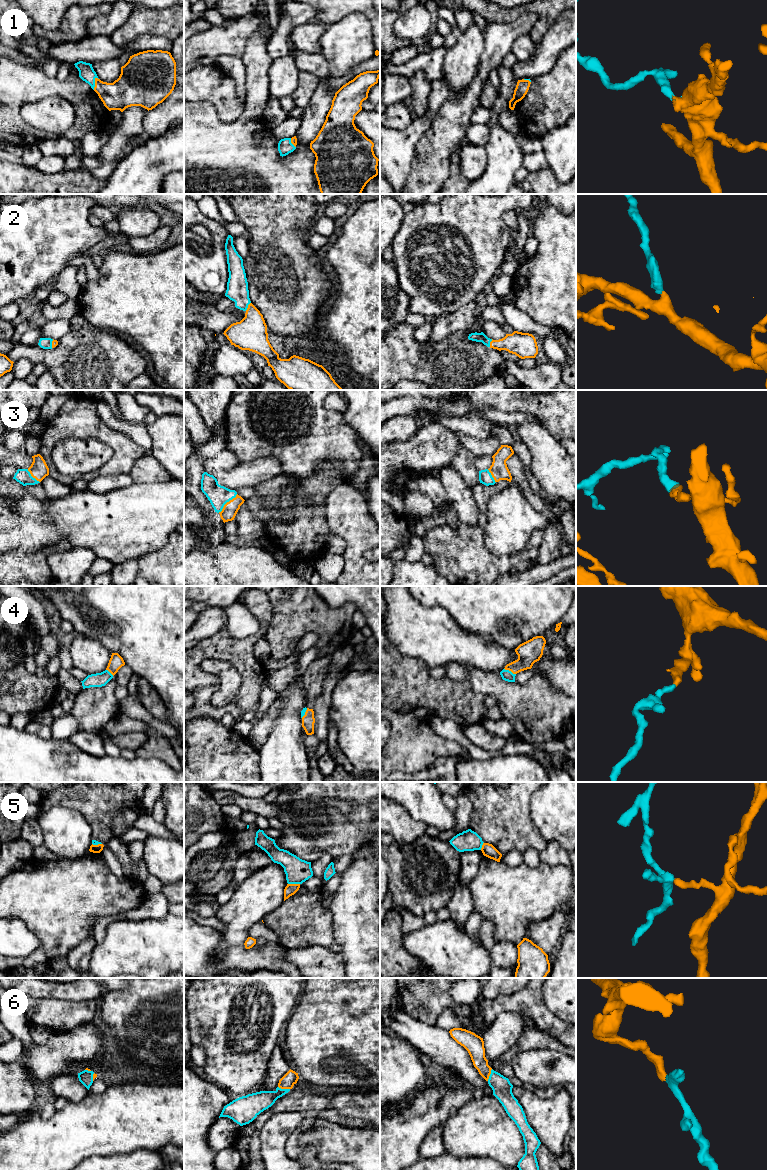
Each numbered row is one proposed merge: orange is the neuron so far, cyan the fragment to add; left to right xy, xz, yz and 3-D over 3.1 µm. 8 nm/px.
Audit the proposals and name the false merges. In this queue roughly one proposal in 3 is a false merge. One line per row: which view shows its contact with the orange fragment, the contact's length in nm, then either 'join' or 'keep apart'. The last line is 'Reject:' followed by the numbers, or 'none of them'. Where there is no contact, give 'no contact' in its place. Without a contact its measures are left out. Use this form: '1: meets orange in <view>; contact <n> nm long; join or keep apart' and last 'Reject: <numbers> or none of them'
1: meets orange in xy; contact 110 nm long; join
2: meets orange in xz; contact 80 nm long; join
3: meets orange in xz; contact 220 nm long; join
4: meets orange in yz; contact 110 nm long; join
5: meets orange in xz; contact 100 nm long; keep apart
6: meets orange in xz; contact 100 nm long; join
Reject: 5

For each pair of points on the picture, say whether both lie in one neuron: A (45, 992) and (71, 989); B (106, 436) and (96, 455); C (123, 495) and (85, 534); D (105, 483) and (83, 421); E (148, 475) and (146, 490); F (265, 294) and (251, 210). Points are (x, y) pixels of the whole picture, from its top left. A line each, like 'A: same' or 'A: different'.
A: same
B: different
C: same
D: different
E: different
F: same

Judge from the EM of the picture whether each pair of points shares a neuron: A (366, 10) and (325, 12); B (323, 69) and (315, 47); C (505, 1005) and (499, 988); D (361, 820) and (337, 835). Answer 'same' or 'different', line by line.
A: same
B: different
C: different
D: same

